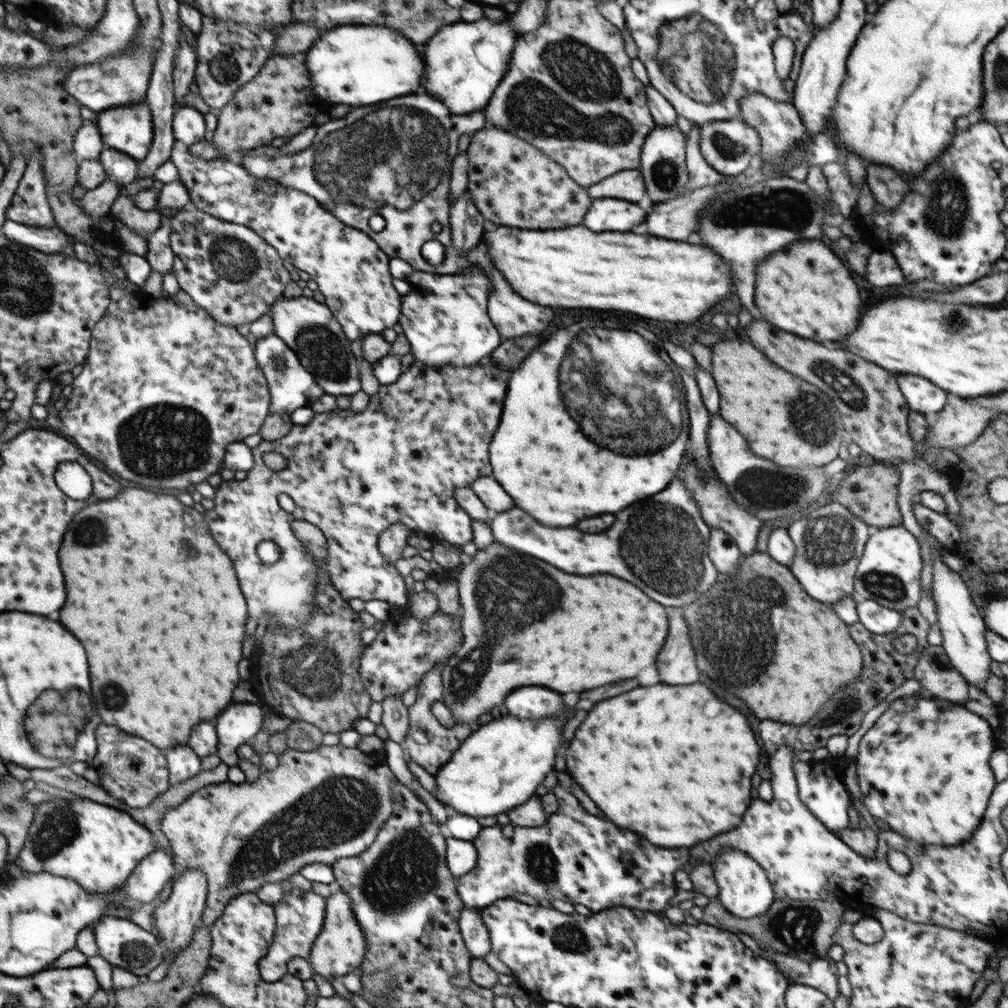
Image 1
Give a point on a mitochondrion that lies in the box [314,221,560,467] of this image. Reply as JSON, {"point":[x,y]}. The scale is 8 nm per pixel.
{"point":[450,412]}

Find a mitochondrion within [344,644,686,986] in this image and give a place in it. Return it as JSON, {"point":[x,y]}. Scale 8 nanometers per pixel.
{"point":[407,868]}

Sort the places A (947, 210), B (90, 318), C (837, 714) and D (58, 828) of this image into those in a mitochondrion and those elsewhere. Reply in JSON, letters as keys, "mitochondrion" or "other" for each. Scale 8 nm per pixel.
{"A":"mitochondrion","B":"other","C":"mitochondrion","D":"mitochondrion"}

